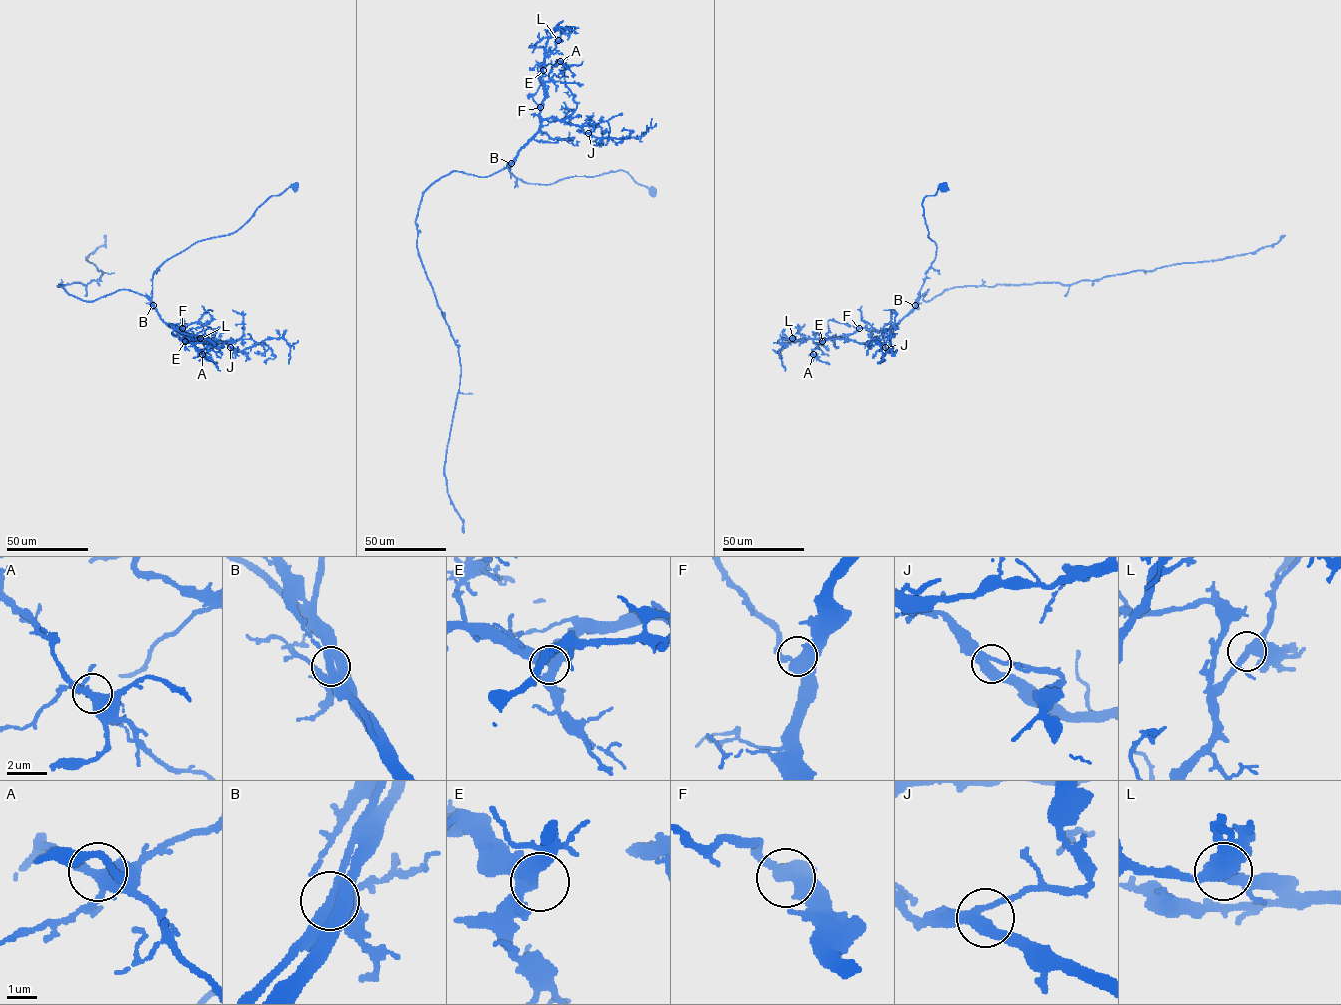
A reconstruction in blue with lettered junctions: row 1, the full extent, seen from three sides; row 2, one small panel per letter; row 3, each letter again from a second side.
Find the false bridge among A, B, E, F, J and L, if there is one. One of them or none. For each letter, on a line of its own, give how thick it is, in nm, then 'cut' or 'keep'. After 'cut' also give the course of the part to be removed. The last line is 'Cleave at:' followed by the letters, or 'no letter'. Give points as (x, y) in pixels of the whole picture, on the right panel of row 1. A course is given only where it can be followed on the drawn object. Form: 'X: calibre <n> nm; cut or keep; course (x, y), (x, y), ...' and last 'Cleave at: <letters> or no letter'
A: calibre 400 nm; keep
B: calibre 320 nm; keep
E: calibre 420 nm; keep
F: calibre 400 nm; keep
J: calibre 360 nm; keep
L: calibre 400 nm; keep
Cleave at: no letter

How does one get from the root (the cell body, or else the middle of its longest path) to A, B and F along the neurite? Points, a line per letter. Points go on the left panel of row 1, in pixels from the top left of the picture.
A: (294, 186), (271, 195), (235, 231), (192, 244), (154, 273), (152, 306), (168, 326), (182, 328), (202, 354)
B: (294, 186), (271, 195), (235, 231), (198, 241), (166, 260), (153, 275), (153, 305)
F: (294, 186), (271, 195), (235, 231), (198, 241), (156, 270), (152, 306), (168, 326), (178, 331), (182, 328)

